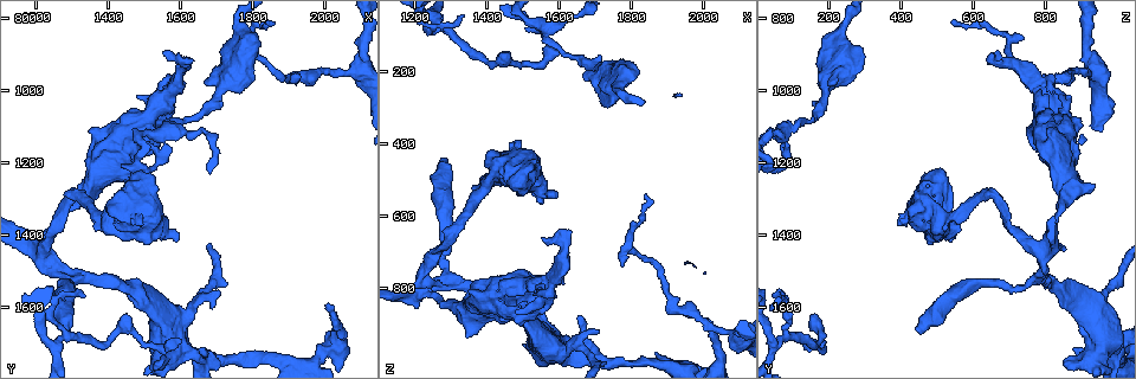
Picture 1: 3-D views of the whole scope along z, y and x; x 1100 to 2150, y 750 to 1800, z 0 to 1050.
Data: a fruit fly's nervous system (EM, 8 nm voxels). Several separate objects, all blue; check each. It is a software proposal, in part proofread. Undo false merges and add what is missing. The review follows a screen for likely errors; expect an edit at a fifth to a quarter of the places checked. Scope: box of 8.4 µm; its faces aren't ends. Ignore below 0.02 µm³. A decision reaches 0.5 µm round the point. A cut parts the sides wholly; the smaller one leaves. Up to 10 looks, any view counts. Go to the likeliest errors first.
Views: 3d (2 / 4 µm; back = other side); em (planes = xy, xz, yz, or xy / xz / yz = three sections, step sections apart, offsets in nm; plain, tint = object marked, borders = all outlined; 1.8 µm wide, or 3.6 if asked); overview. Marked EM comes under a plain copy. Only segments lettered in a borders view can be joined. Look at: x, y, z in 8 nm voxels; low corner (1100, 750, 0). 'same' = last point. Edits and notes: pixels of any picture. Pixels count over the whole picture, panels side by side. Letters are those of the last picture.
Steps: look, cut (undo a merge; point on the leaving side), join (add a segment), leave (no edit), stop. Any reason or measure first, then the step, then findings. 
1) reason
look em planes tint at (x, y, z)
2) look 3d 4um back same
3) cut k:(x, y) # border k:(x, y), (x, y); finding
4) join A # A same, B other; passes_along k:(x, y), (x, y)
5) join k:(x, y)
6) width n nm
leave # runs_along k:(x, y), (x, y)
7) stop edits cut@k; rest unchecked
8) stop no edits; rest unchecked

free end
look 3d 4um back at (1555, 895, 665)

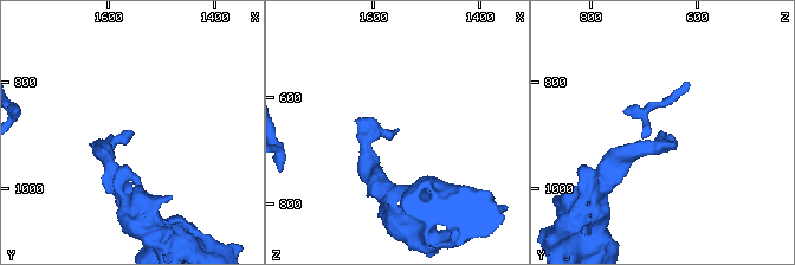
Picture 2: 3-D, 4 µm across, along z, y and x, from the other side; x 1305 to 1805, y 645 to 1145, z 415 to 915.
shape alone is not enough
look em xy step 8 borders at (1555, 895, 660)

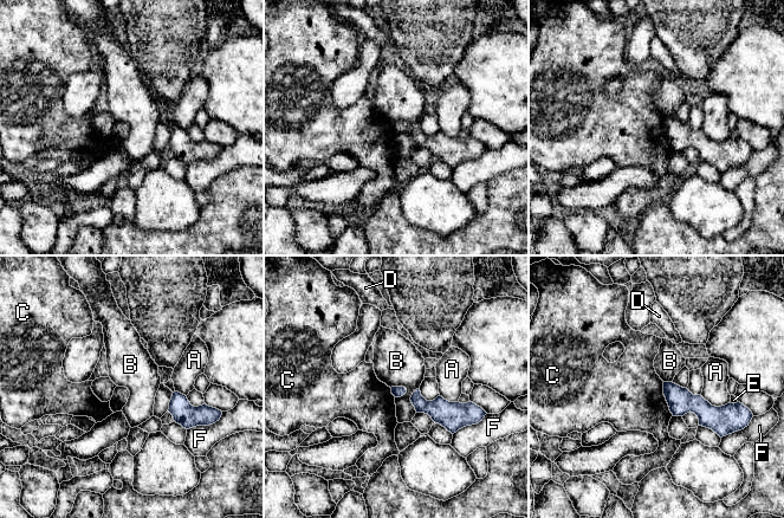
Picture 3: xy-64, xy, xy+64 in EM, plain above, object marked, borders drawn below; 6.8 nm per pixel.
cut it another way
look em xz step 16 borders same

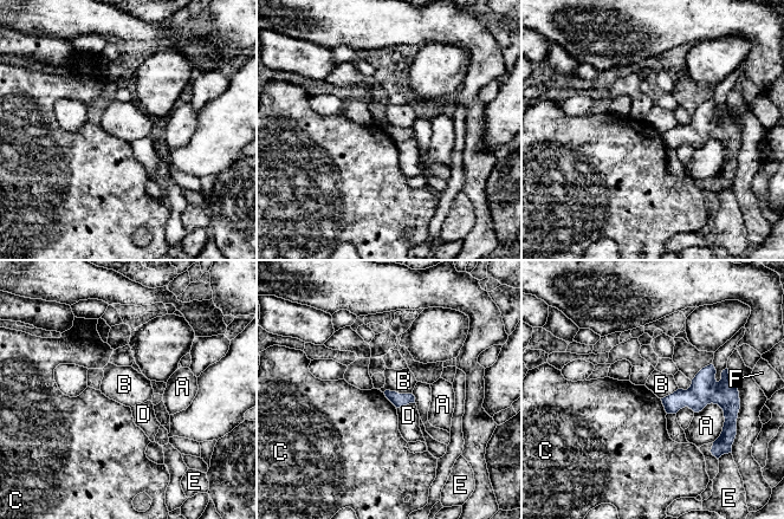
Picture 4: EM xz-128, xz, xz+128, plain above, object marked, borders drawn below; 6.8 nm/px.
leave # A other, B other, C other, D other, E other, F other; no lettered segment goes on from it

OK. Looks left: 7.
branch stops here
look 3d 4um back at (1605, 1705, 150)

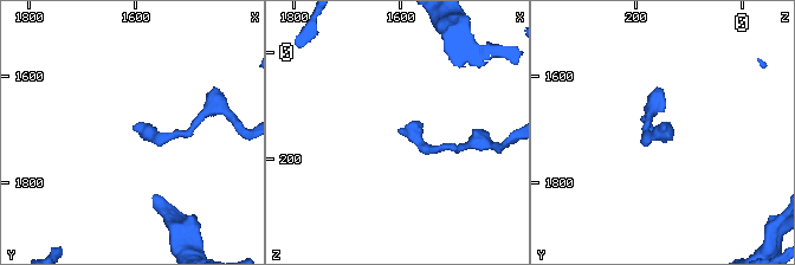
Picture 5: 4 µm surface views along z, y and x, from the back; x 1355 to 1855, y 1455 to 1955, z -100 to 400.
look em planes borders at (1595, 1695, 150)

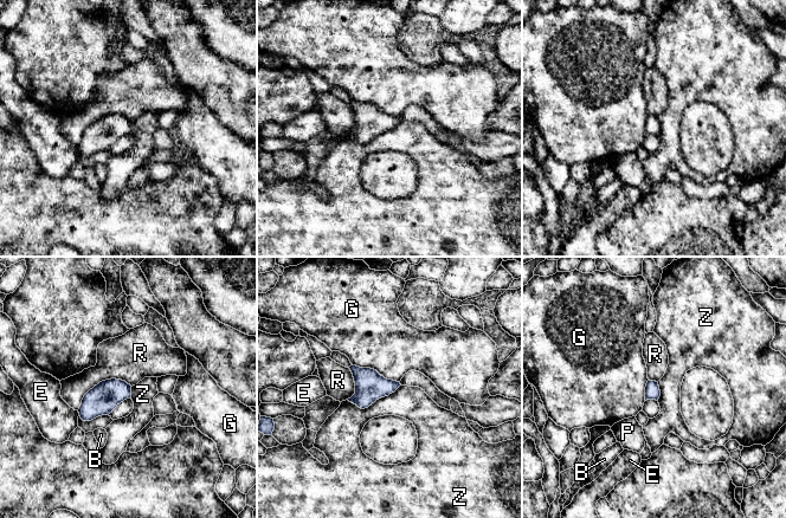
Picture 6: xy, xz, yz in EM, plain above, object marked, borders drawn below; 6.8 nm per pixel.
width 100 nm
leave # B other, E other, G other, P other, R other, Z other; border 6:(400, 384), (363, 408), (347, 400); none of them fits

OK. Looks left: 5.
abrupt turn
look 3d 4um at (1445, 1125, 805)

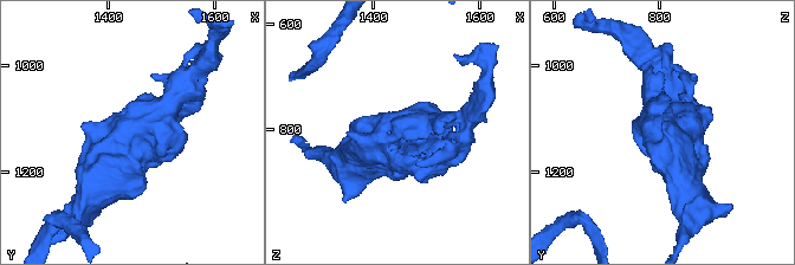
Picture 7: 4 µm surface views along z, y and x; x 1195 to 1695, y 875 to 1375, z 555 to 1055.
look em planes tint at (1450, 1130, 810)

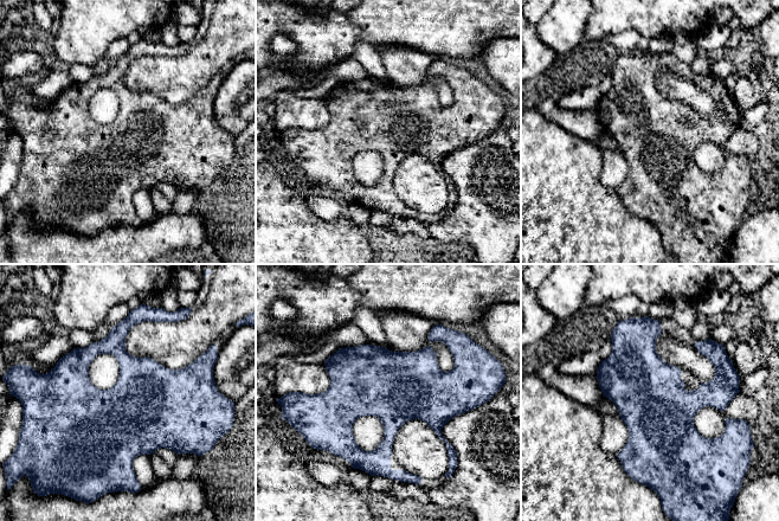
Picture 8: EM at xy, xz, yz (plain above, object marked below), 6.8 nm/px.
look em planes borders same

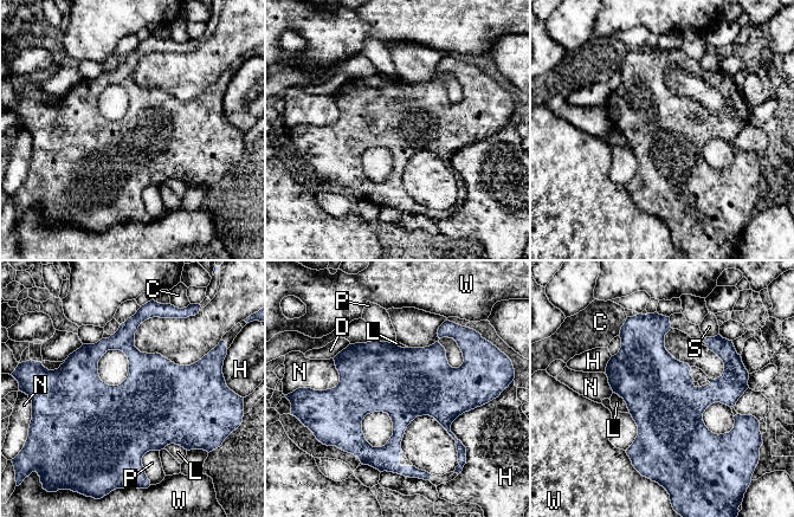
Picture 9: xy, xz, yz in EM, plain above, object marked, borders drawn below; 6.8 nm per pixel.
width 480 nm
leave # C other, D other, H other, L other, N other, P other, S other, W other; border 9:(613, 392), (623, 399), (630, 412); one cell here

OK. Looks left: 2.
look em planes borders at (1285, 1675, 450)

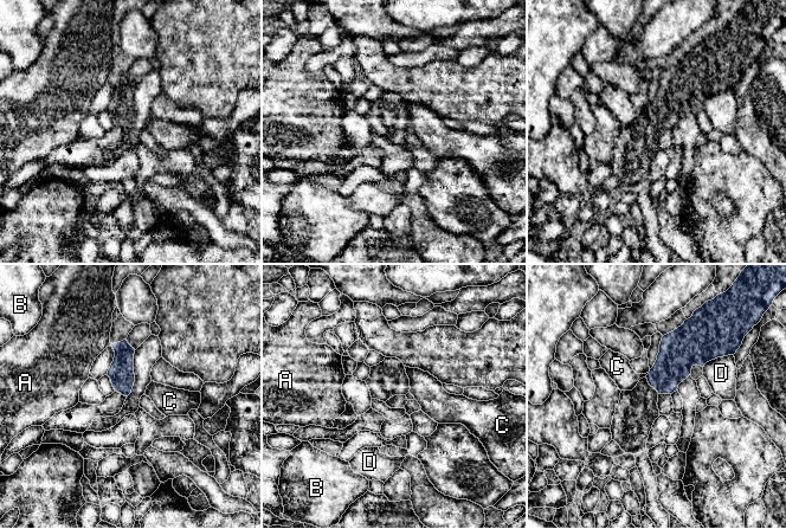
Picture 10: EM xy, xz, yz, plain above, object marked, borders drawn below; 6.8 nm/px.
leave # A other, B other, C other, D other; border 10:(649, 373), (645, 376); none of them fits

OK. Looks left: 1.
stop no edits; rest unchecked

